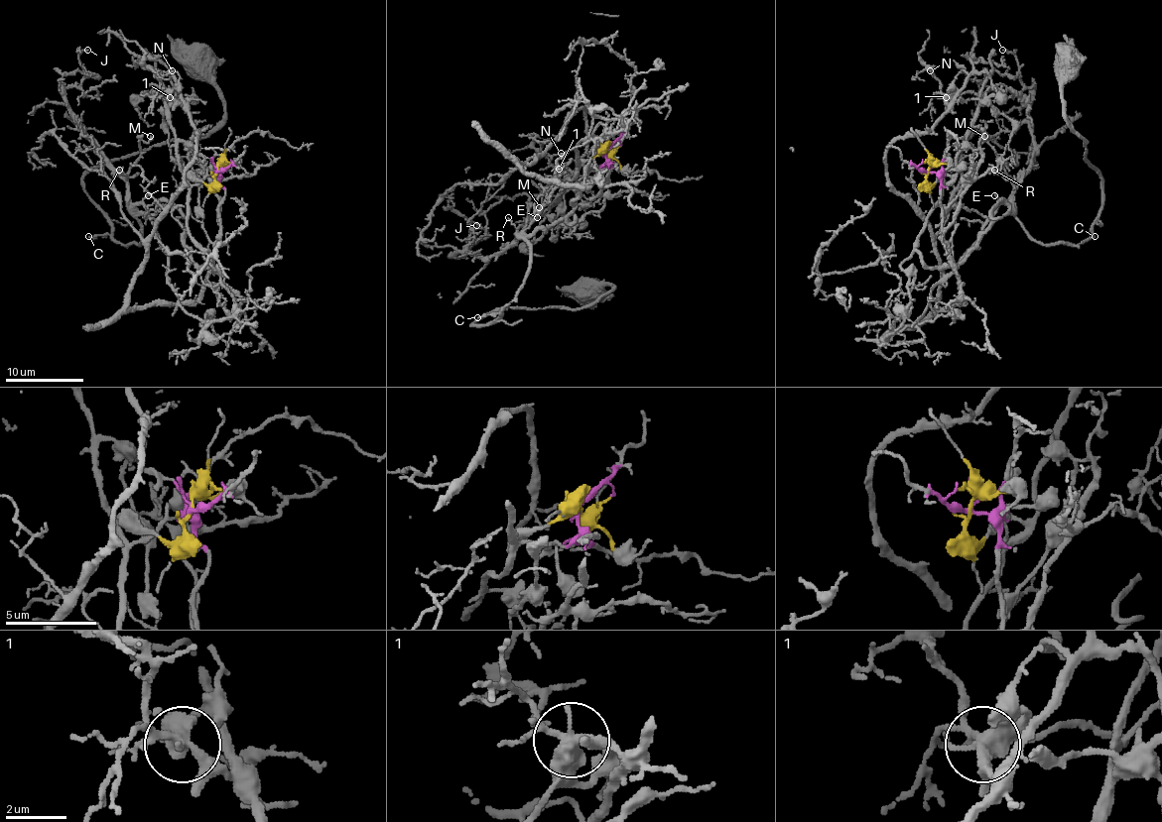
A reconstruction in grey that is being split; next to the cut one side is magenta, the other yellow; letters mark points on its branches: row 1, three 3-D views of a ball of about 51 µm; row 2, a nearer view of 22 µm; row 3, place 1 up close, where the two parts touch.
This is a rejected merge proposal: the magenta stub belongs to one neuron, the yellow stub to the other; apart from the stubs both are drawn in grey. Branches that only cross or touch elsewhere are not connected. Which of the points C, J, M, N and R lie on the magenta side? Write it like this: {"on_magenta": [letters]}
{"on_magenta": ["N"]}

